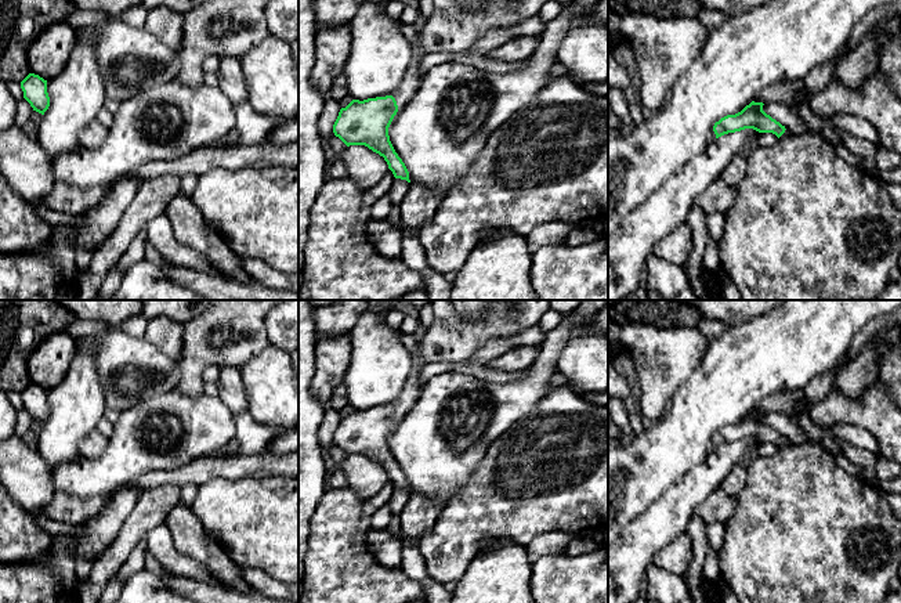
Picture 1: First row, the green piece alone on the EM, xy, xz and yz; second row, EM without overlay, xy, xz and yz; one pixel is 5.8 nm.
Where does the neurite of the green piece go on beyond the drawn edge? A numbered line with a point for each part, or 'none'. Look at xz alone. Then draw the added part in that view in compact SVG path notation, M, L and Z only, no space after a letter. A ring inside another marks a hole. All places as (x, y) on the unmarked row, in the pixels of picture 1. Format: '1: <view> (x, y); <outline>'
1: xz (408, 397); M416 360L402 393L391 404L397 411L398 419L401 419L415 405L421 393L421 367L423 362Z

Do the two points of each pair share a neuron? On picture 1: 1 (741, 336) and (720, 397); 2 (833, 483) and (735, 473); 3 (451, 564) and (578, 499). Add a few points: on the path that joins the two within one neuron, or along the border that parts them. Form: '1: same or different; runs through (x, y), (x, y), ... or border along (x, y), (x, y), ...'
1: same; runs through (741, 351), (741, 367), (730, 382)
2: different; border along (746, 464), (746, 484), (735, 497)
3: same; runs through (480, 531), (510, 501), (545, 499)

